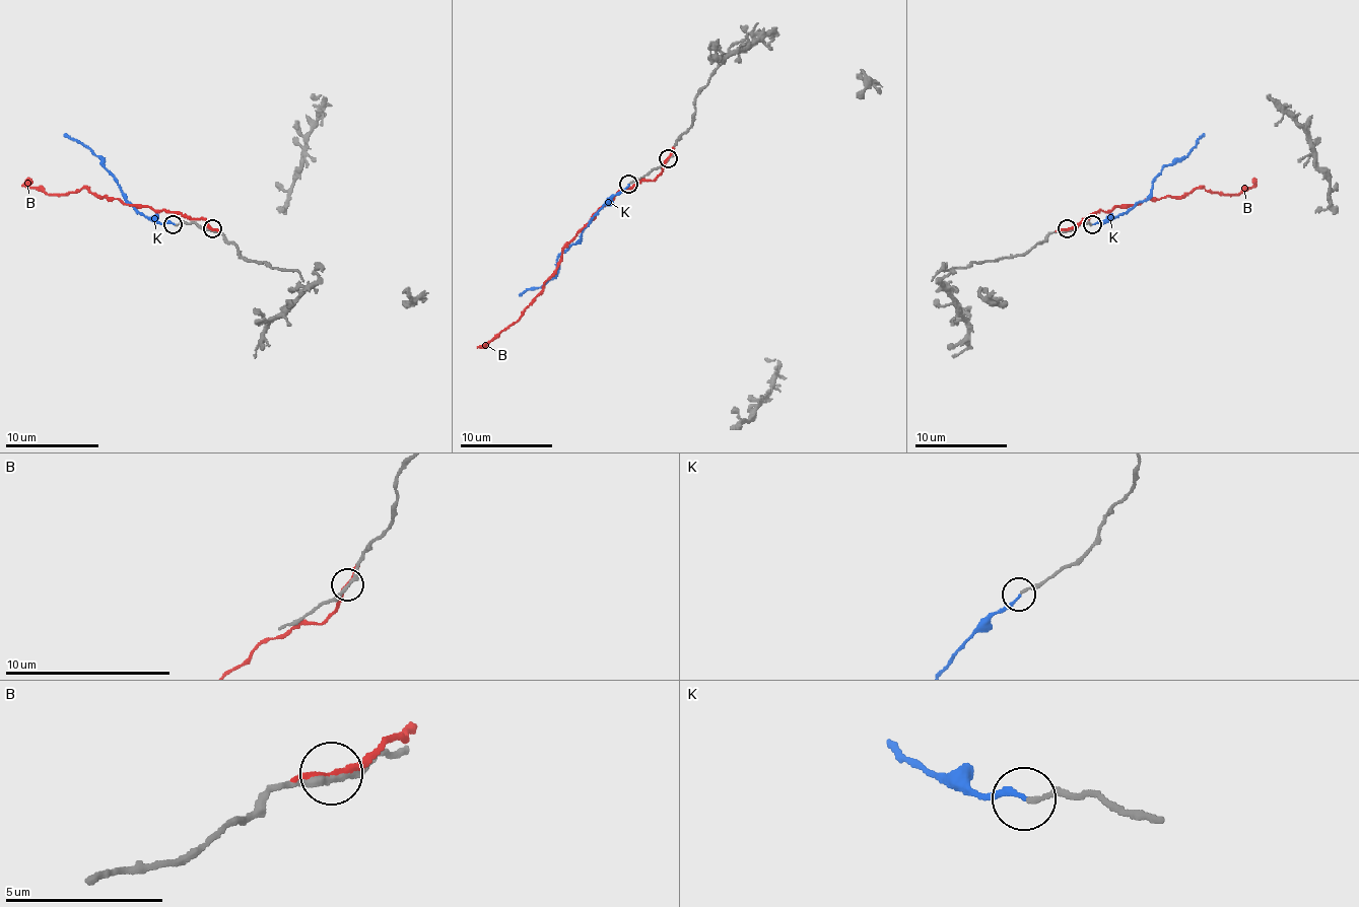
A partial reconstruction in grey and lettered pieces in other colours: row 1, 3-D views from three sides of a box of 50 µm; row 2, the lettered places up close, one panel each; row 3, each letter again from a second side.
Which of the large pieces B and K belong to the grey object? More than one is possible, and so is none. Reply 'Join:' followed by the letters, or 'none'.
Join: K

